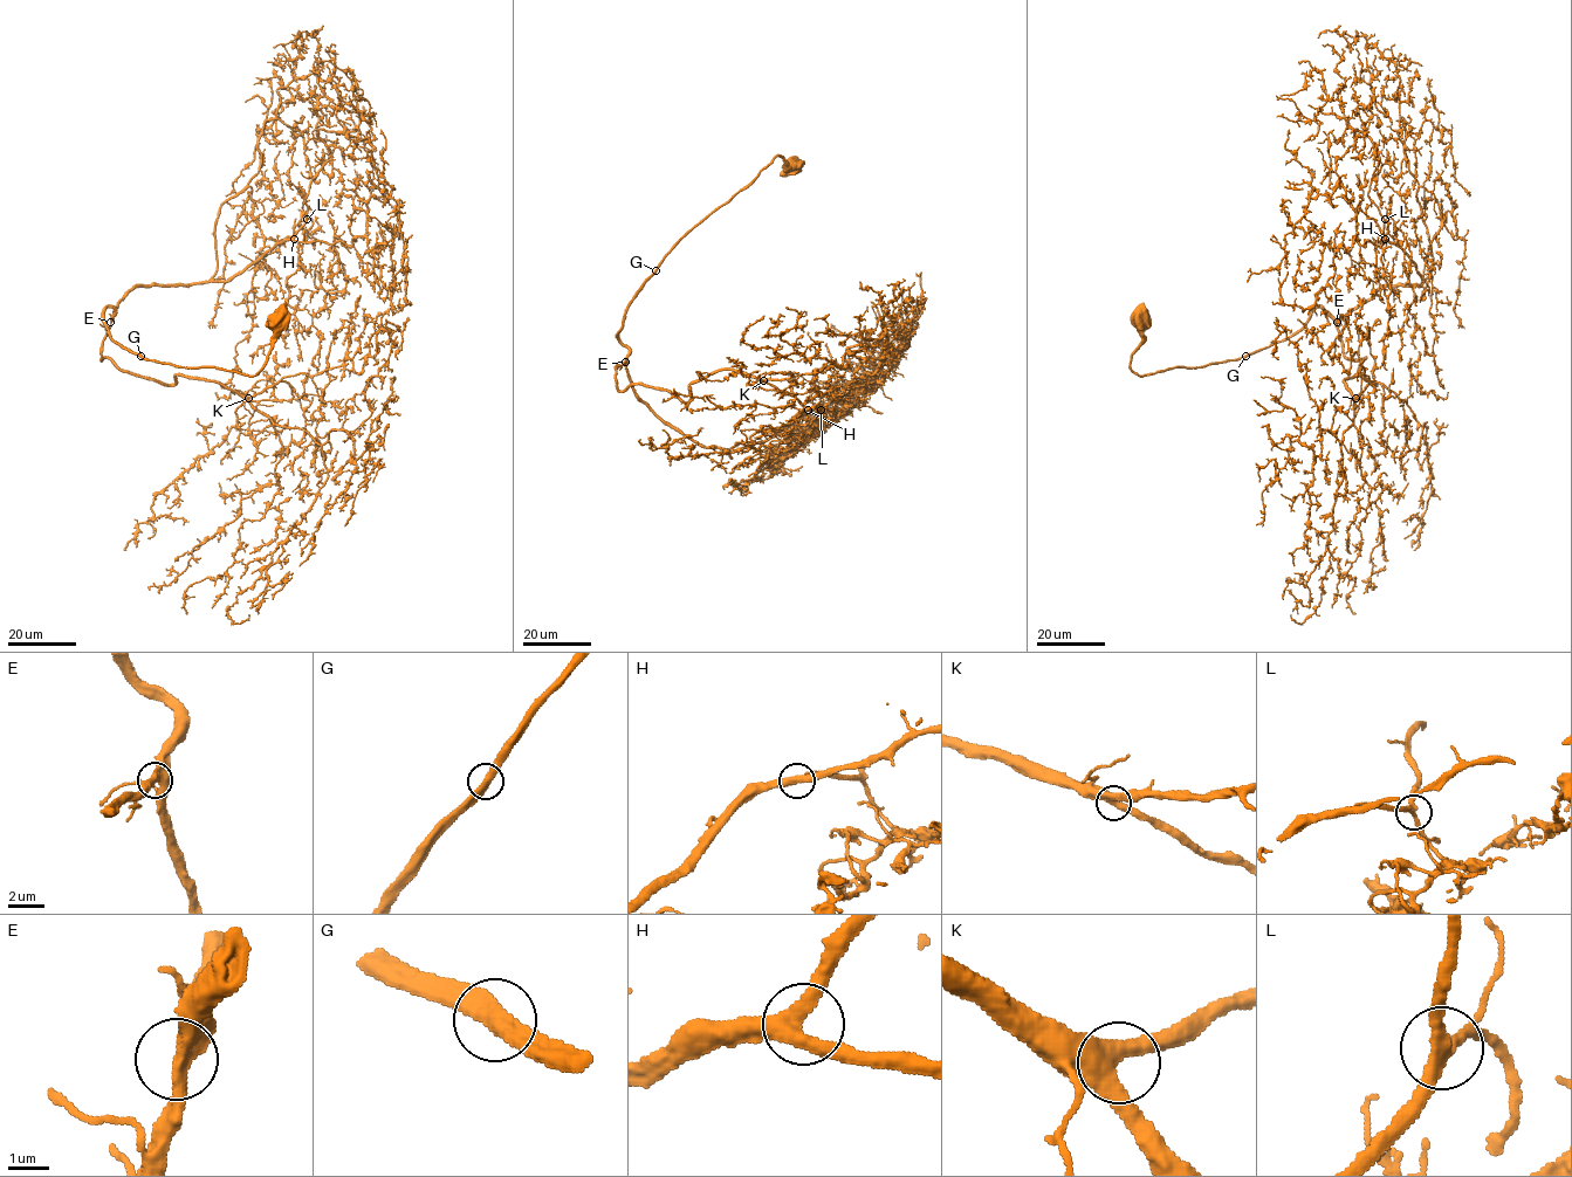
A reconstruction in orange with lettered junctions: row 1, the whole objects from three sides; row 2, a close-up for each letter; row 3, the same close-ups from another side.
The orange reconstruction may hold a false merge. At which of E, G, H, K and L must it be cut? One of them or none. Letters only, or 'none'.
none

